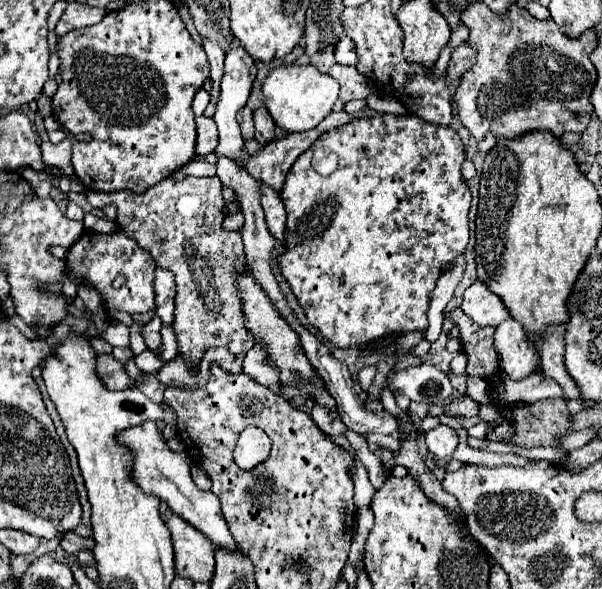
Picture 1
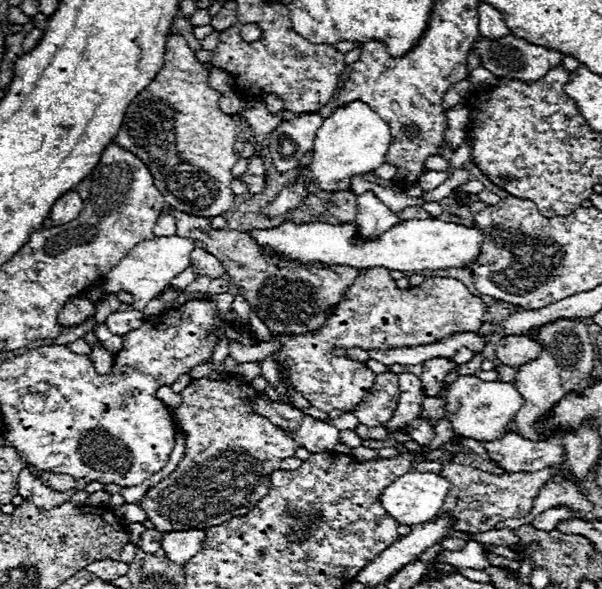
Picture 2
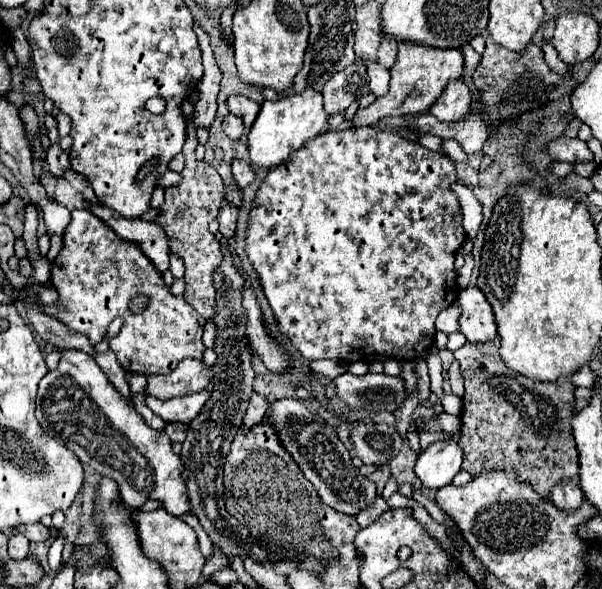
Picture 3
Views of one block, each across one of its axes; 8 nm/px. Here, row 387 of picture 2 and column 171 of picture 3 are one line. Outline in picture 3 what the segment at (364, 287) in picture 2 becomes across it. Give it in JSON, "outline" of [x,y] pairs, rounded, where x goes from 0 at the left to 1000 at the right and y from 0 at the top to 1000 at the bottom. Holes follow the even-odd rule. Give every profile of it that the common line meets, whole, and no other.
{"outline":[[[120,357],[120,374],[116,374],[113,387],[106,390],[106,418],[86,445],[83,475],[100,499],[100,513],[106,513],[106,516],[73,520],[73,530],[80,530],[90,540],[100,540],[110,553],[140,567],[153,584],[163,584],[176,570],[176,557],[189,540],[206,543],[203,560],[196,570],[186,574],[183,591],[193,598],[196,615],[203,618],[203,625],[209,632],[239,635],[239,638],[282,635],[306,608],[336,611],[339,584],[336,584],[336,557],[329,550],[326,526],[319,526],[319,520],[302,503],[289,503],[282,496],[282,489],[272,482],[262,455],[252,448],[252,441],[236,428],[236,421],[226,411],[193,404],[193,397],[186,397],[186,390],[179,390],[179,384],[173,384],[173,377],[166,377],[153,363],[146,363],[146,357]],[[229,499],[246,503],[249,513],[233,533],[223,533],[216,526],[216,513]]]}

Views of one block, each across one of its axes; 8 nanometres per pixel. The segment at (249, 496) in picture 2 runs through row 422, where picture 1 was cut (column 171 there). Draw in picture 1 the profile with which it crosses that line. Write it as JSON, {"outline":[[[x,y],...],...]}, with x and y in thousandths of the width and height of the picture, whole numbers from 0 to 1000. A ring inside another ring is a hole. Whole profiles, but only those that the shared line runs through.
{"outline":[[[314,299],[301,307],[279,301],[246,319],[233,333],[226,333],[216,323],[199,323],[189,329],[169,329],[150,323],[143,336],[150,346],[189,346],[196,353],[196,380],[206,390],[206,397],[213,397],[213,404],[223,404],[236,424],[249,428],[249,435],[266,455],[279,455],[289,465],[292,472],[289,564],[296,577],[296,604],[306,608],[306,615],[312,611],[312,621],[319,621],[319,628],[326,628],[332,608],[349,591],[369,589],[395,603],[422,587],[422,574],[415,560],[405,553],[405,530],[392,482],[392,462],[399,462],[409,452],[402,401],[399,394],[379,394],[369,384],[375,367],[369,340],[369,309],[360,299],[334,302]]]}

